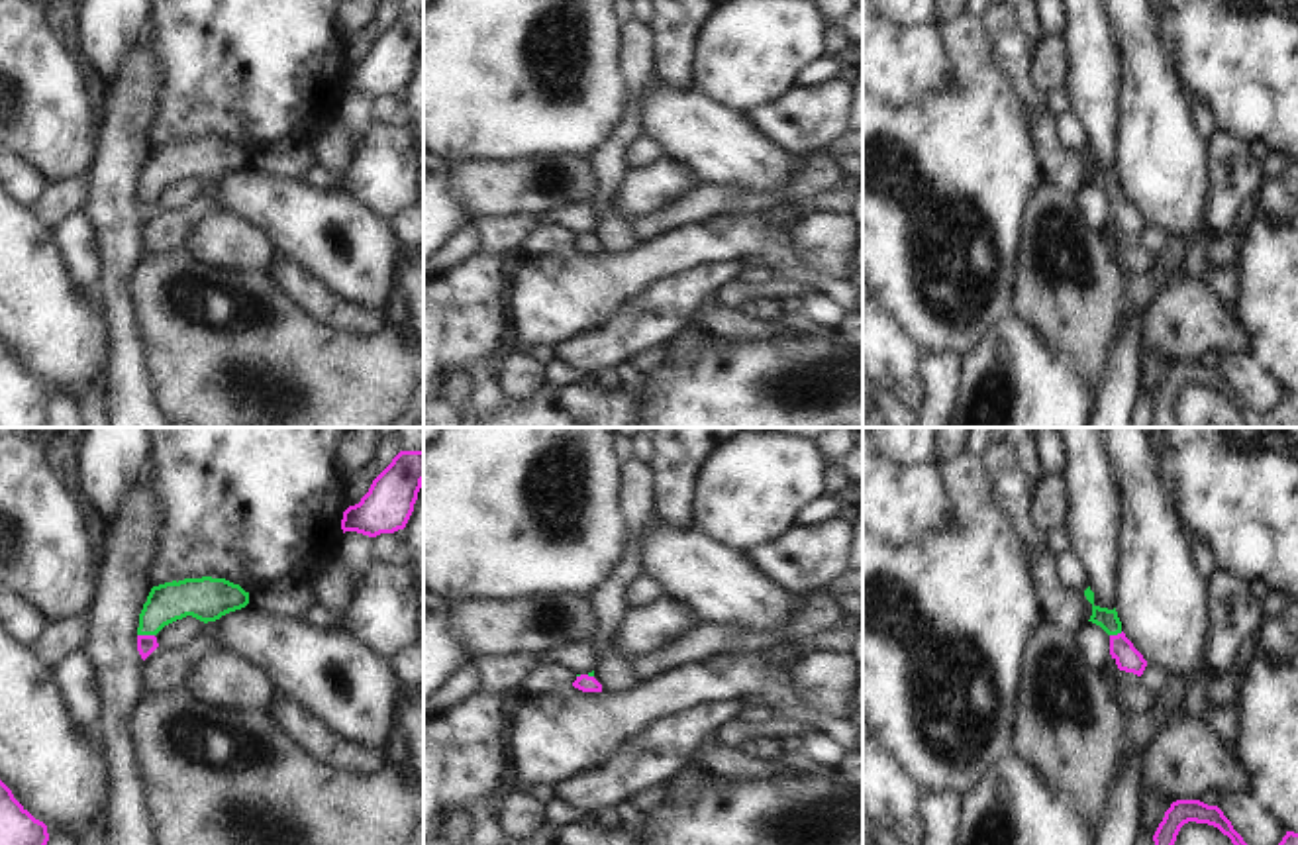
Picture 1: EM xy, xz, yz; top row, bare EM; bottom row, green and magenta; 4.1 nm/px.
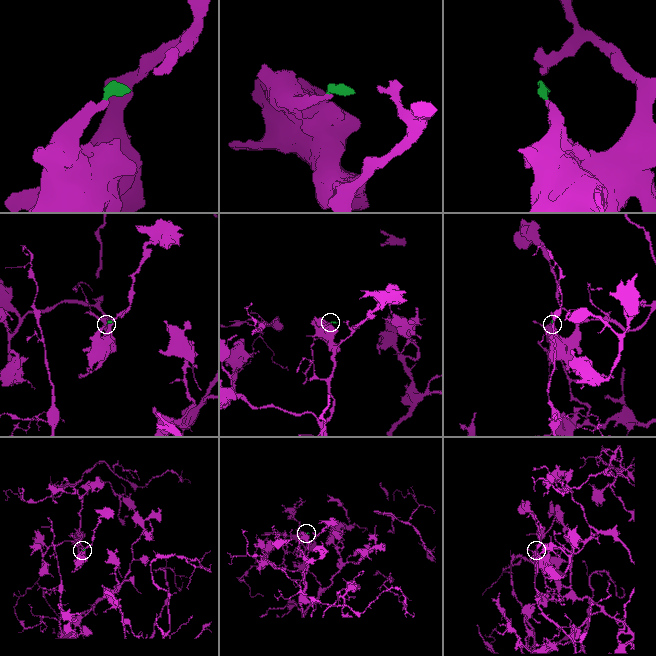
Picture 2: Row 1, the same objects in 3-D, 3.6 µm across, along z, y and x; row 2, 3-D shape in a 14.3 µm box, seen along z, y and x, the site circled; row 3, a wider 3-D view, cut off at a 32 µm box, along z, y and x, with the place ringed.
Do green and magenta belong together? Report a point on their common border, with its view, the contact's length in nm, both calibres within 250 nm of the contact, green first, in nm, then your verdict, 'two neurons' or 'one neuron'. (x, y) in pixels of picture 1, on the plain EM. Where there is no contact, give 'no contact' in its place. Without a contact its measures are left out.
xy (146, 195) | 70 nm | 160/80 nm | one neuron

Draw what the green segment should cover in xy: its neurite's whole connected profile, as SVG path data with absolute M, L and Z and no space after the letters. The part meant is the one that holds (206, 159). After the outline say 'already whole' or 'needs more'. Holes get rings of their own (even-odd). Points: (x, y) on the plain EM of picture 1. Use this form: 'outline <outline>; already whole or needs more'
outline M184 139L153 147L137 188L137 212L145 222L157 208L157 194L186 176L204 184L241 171L249 165L249 153L225 139Z; needs more

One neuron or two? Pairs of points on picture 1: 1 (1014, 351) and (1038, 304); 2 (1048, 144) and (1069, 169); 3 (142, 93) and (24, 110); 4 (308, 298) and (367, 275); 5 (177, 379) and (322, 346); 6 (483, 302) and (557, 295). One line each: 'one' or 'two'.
1: two
2: one
3: two
4: two
5: one
6: two

